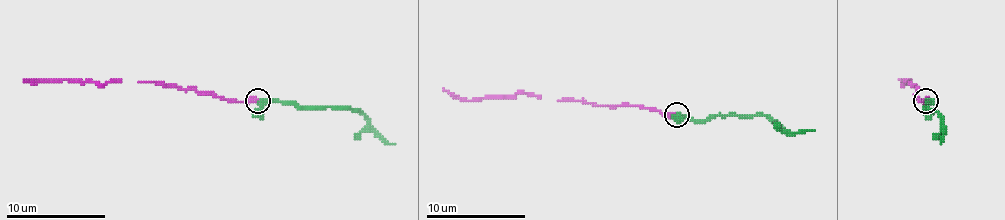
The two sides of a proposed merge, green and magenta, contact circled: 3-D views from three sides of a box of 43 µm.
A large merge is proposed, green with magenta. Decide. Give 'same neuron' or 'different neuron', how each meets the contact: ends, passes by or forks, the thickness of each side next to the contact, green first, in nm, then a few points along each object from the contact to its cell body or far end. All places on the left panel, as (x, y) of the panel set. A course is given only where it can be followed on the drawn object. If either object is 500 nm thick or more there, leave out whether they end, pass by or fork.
same neuron; green passes by; magenta ends; calibres 280 and 400 nm; course green (258, 102), (290, 102), (298, 107), (350, 107), (365, 116), (385, 139), (395, 144); course magenta (258, 102), (230, 102), (153, 82), (106, 84), (24, 79)

